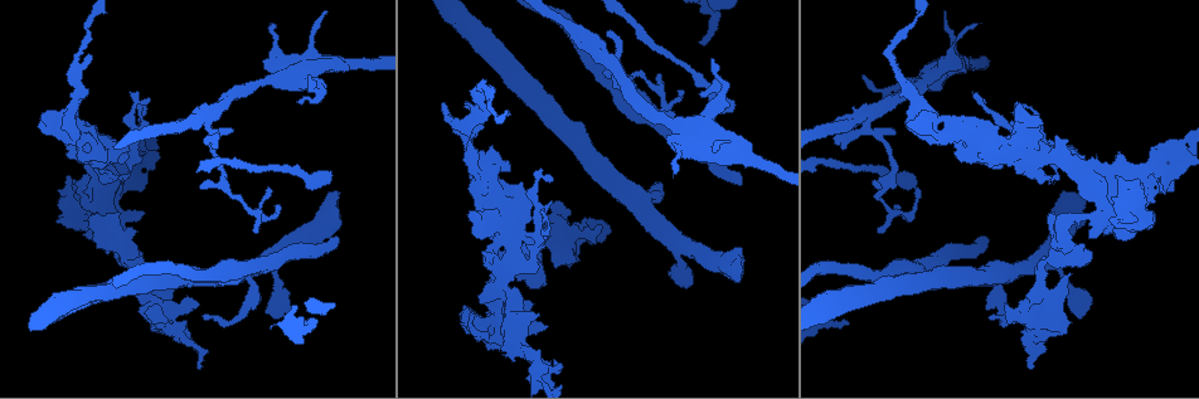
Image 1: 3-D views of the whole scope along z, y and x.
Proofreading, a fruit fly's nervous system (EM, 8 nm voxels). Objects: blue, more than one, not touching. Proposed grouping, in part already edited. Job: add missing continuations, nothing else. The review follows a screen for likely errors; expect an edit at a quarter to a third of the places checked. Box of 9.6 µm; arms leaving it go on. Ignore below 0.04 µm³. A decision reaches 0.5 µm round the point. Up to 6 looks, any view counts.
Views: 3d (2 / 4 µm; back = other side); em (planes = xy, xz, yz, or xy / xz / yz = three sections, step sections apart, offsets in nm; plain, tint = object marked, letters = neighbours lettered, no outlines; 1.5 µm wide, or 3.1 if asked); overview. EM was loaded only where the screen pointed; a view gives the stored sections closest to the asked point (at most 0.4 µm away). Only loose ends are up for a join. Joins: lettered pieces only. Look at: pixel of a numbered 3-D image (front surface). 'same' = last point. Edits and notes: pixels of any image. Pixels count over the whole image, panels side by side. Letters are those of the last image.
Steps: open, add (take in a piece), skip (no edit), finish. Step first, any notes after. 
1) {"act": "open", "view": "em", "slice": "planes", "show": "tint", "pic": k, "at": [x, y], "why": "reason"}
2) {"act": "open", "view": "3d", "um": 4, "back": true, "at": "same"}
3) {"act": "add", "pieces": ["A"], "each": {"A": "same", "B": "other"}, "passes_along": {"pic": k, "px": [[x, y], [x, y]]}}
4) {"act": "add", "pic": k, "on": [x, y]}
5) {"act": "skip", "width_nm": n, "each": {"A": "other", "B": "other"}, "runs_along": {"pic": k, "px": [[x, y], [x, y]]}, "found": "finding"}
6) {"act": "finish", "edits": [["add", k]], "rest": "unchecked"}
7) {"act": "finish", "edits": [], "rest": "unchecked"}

{"act": "open", "view": "em", "slice": "xy", "step": 8, "show": "tint", "pic": 1, "at": [840, 145], "why": "thin end"}

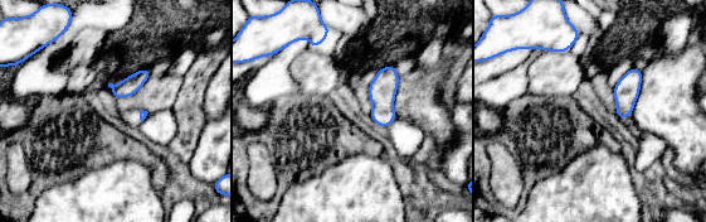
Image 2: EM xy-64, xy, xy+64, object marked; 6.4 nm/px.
{"act": "open", "view": "em", "slice": "planes", "show": "letters", "at": "same", "why": "cut it another way"}

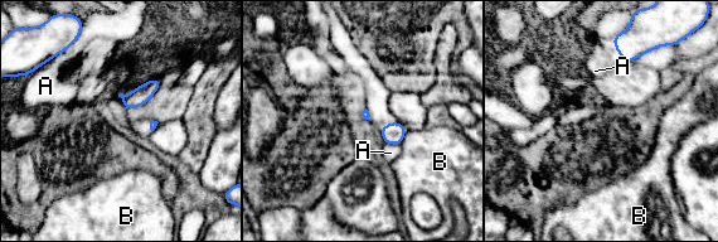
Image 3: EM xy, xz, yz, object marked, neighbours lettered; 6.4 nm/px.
{"act": "skip", "each": {"A": "other", "B": "other"}, "border": {"pic": 3, "px": [[384, 143], [399, 145]]}, "found": "no lettered piece goes on from it"}

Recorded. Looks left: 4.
{"act": "open", "view": "3d", "um": 4, "pic": 1, "at": [740, 184], "why": "branch stops here"}

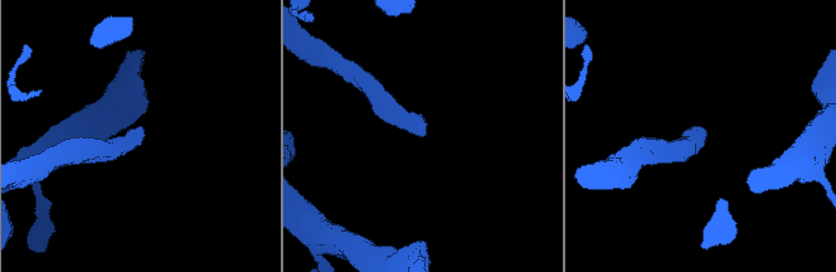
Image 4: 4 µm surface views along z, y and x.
{"act": "open", "view": "em", "slice": "xy", "step": 4, "show": "tint", "pic": 4, "at": [142, 133]}

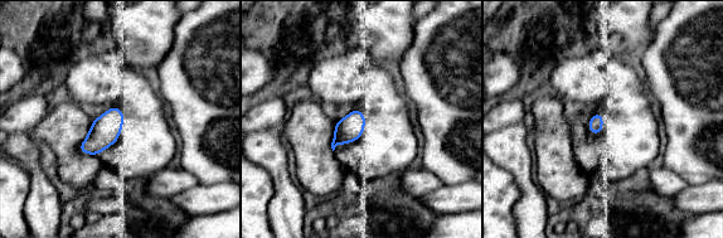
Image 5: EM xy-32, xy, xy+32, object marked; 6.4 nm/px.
{"act": "open", "view": "em", "slice": "planes", "show": "letters", "at": "same", "why": "cut it another way"}

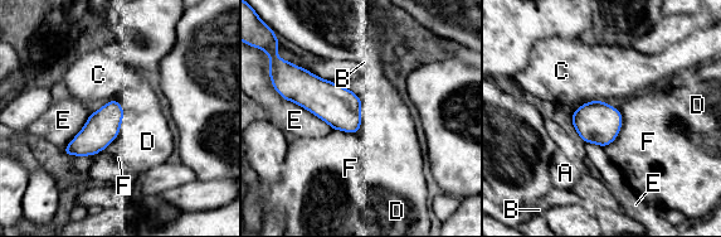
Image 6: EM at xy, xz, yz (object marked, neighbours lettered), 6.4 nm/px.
{"act": "skip", "each": {"A": "other", "B": "other", "C": "other", "D": "other", "E": "other", "F": "other"}, "border": {"pic": 6, "px": [[120, 131], [106, 146]]}, "found": "no lettered piece goes on from it"}

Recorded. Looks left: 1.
{"act": "open", "view": "em", "slice": "yz", "step": 8, "show": "letters", "pic": 1, "at": [1027, 365], "why": "tapers out"}

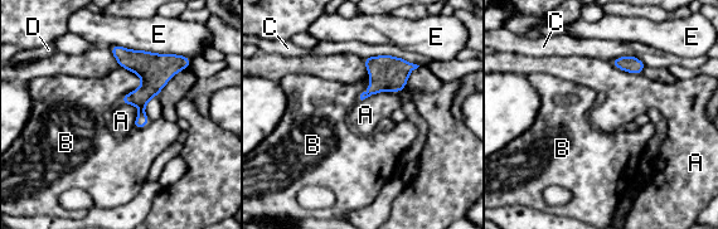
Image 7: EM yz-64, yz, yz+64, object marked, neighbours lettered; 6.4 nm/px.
{"act": "skip", "width_nm": 90, "each": {"A": "other", "B": "other", "C": "other", "D": "other", "E": "other"}, "border": {"pic": 7, "px": [[121, 66], [141, 84], [119, 100]]}, "found": "no lettered piece goes on from it"}

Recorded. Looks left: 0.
{"act": "finish", "edits": [], "rest": "unchecked"}

